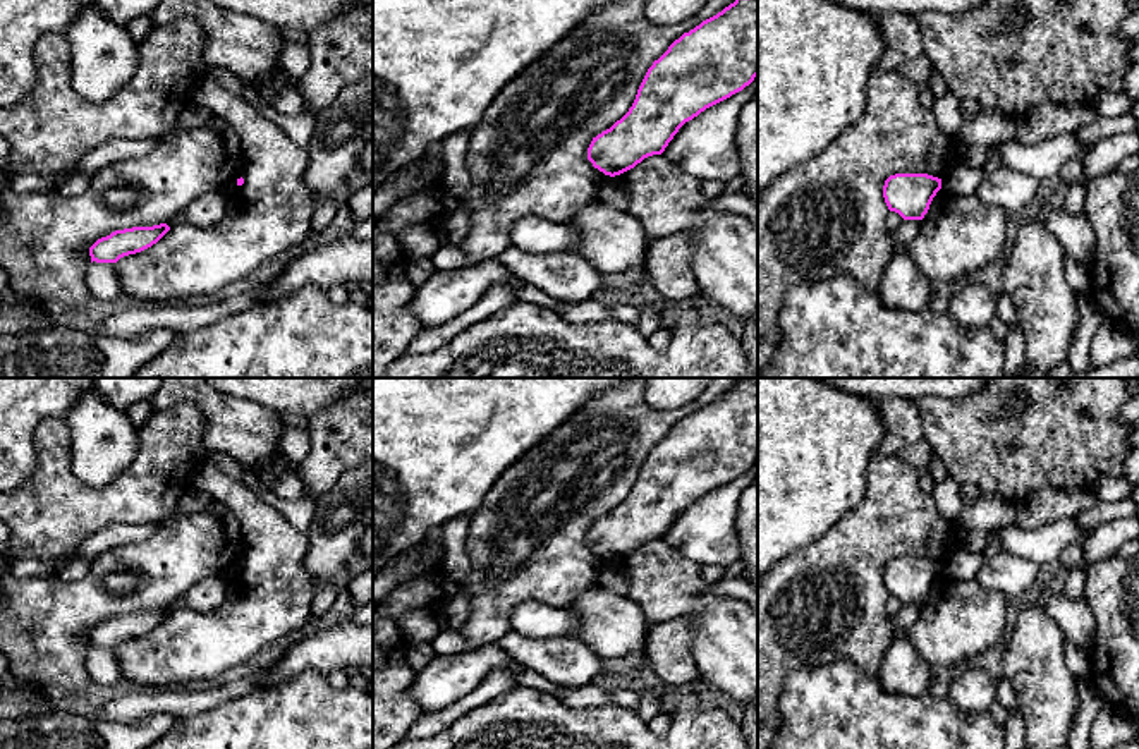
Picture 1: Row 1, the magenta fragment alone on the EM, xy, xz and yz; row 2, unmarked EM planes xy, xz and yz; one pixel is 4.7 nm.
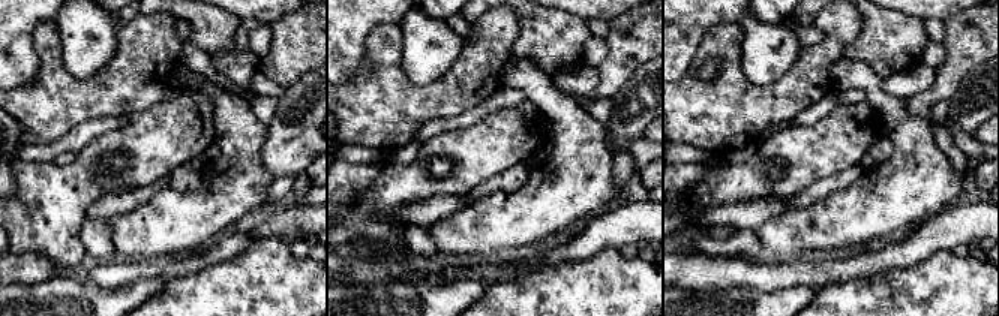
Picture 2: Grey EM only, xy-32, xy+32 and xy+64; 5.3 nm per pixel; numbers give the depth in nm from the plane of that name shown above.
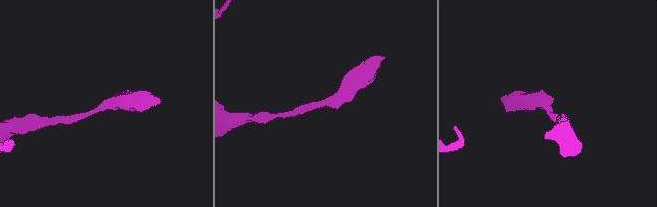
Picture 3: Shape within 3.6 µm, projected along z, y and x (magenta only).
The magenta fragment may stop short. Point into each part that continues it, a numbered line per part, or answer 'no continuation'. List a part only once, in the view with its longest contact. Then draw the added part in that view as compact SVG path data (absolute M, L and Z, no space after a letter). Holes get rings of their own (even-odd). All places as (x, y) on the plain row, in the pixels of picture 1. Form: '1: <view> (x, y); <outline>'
no continuation

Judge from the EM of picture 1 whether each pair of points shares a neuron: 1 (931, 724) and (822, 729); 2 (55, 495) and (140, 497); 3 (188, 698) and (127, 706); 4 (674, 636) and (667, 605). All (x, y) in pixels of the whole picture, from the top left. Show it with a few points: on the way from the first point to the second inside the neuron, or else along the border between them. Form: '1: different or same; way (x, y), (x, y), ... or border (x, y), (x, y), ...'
1: same; way (904, 725), (849, 725)
2: same; way (76, 499), (119, 499)
3: same; way (172, 701), (143, 701)
4: different; border (651, 626), (691, 617), (693, 653)

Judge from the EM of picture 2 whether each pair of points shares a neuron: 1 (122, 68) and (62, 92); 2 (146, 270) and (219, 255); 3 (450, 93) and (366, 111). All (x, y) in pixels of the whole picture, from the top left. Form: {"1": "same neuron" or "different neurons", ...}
{"1": "same neuron", "2": "same neuron", "3": "same neuron"}

